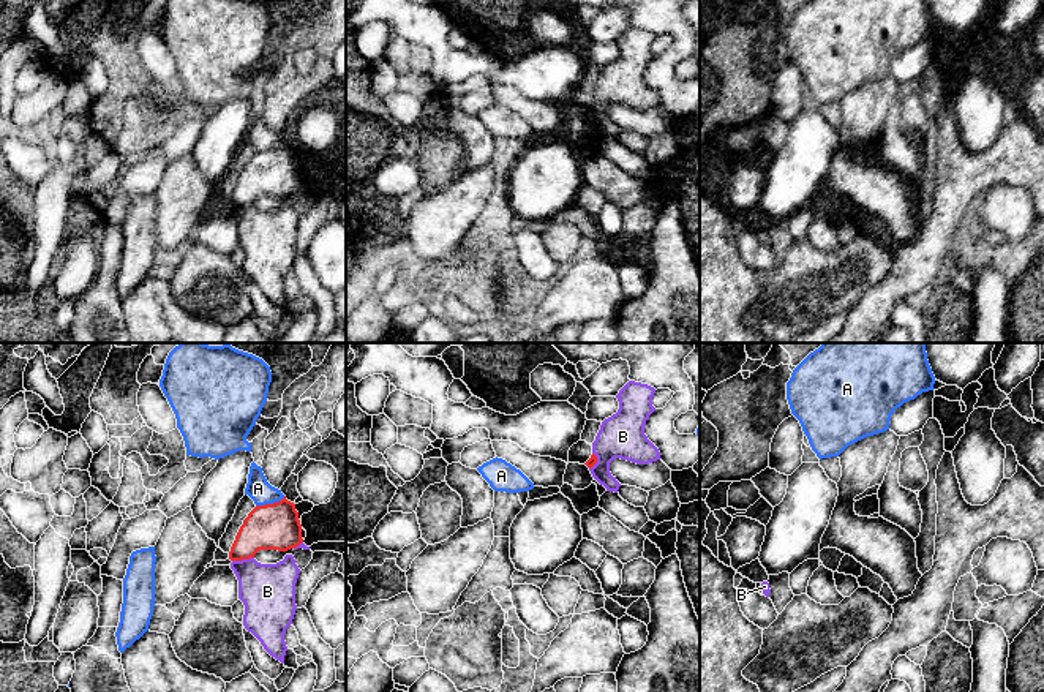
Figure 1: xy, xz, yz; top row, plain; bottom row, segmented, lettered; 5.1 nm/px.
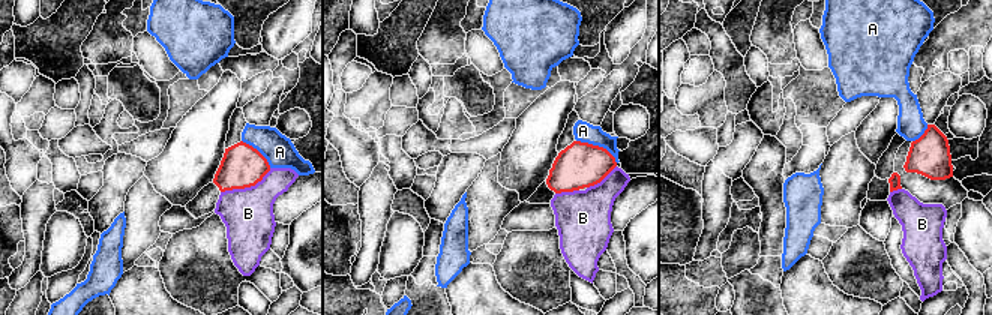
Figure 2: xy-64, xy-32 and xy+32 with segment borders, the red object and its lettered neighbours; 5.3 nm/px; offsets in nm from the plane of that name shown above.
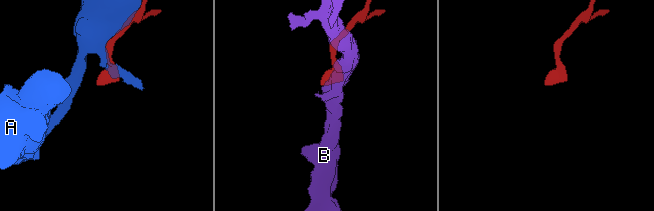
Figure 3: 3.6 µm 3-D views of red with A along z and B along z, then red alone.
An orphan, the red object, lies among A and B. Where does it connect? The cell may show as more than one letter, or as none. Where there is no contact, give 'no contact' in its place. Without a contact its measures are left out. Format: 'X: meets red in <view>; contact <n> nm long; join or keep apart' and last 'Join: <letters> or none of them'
A: meets red in xy; contact 160 nm long; keep apart
B: meets red in xy; contact 110 nm long; keep apart
Join: none of them

